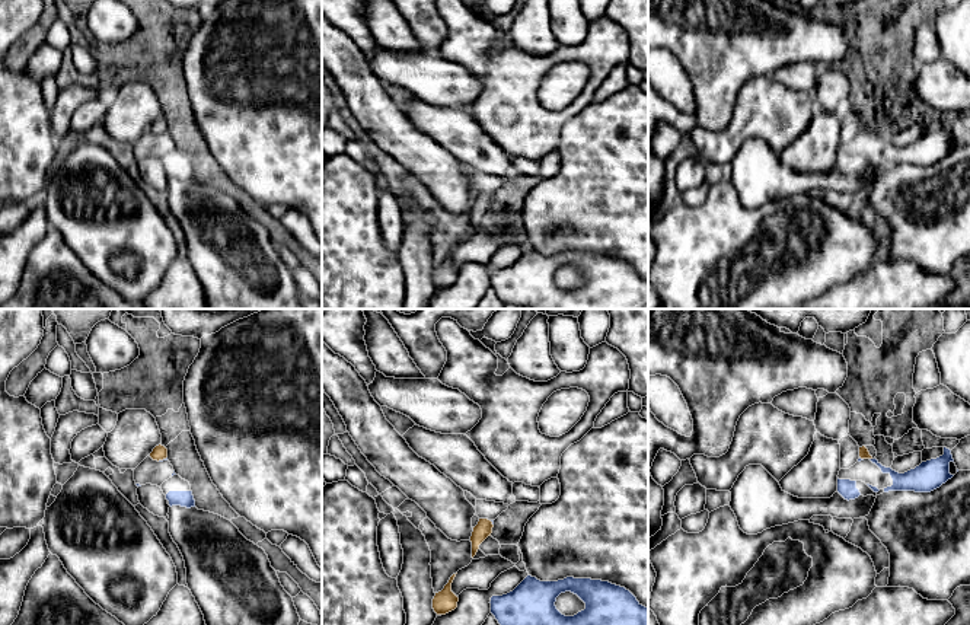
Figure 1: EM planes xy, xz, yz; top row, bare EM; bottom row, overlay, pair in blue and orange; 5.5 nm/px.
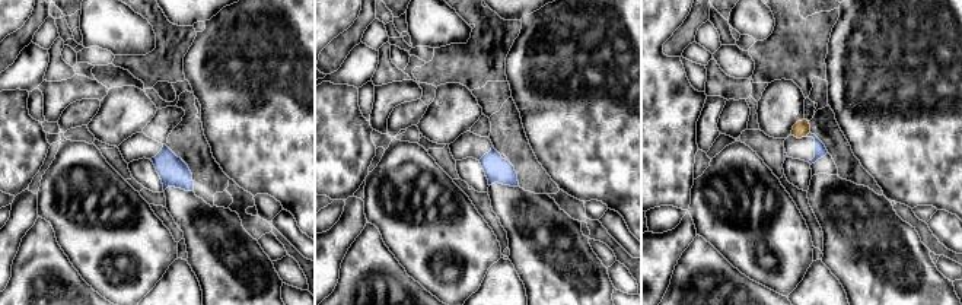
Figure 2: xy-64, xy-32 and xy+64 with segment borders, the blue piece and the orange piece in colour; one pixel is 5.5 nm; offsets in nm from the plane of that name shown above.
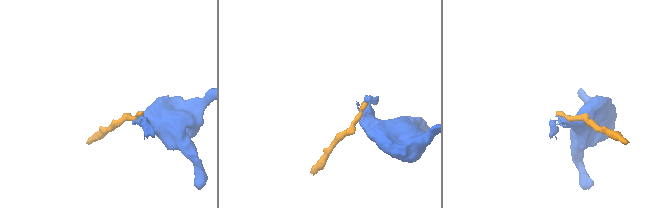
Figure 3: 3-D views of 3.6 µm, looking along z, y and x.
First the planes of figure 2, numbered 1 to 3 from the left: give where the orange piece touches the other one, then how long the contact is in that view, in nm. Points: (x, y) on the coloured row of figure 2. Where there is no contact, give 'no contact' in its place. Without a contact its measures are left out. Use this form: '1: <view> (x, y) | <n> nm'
1: no contact
2: no contact
3: no contact

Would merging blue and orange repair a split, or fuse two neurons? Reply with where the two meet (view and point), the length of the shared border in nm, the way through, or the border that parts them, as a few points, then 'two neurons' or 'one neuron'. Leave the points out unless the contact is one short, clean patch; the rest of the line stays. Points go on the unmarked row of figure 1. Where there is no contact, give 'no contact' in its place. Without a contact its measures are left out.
meets blue in xy at (163, 133); contact 60 nm long; border along xy (166, 130), (158, 134); two neurons

